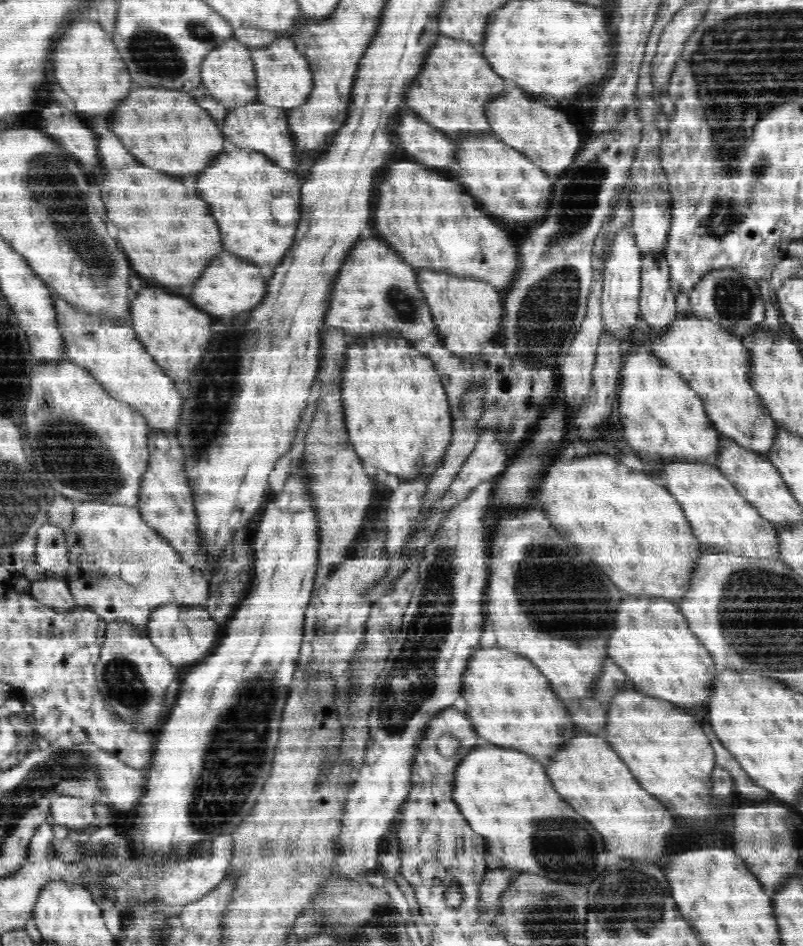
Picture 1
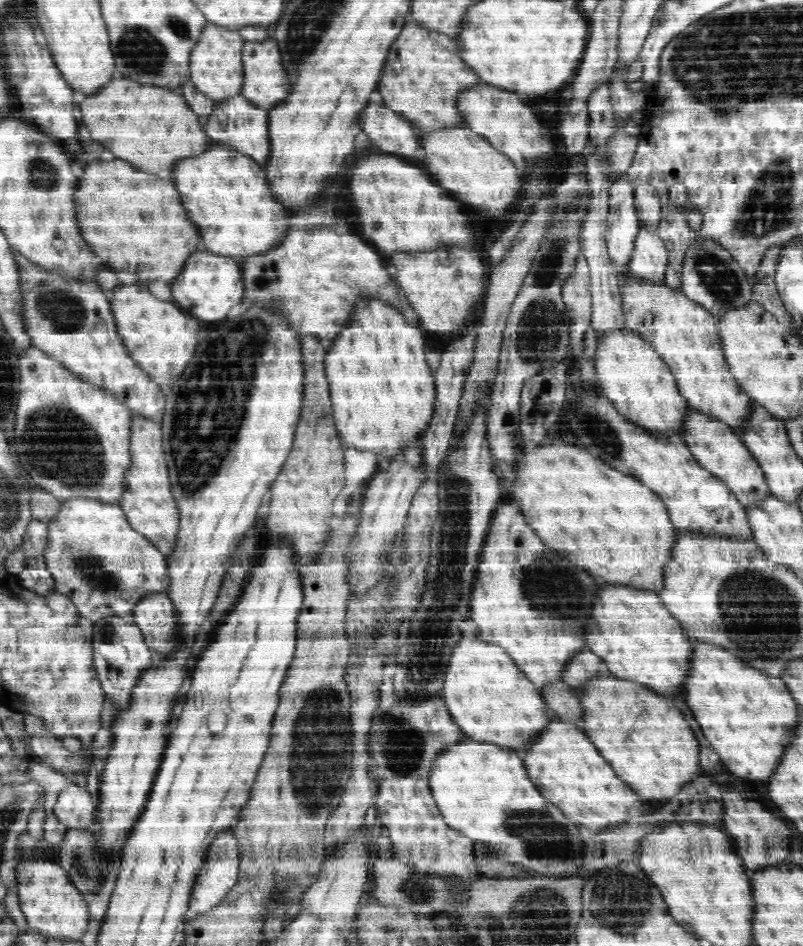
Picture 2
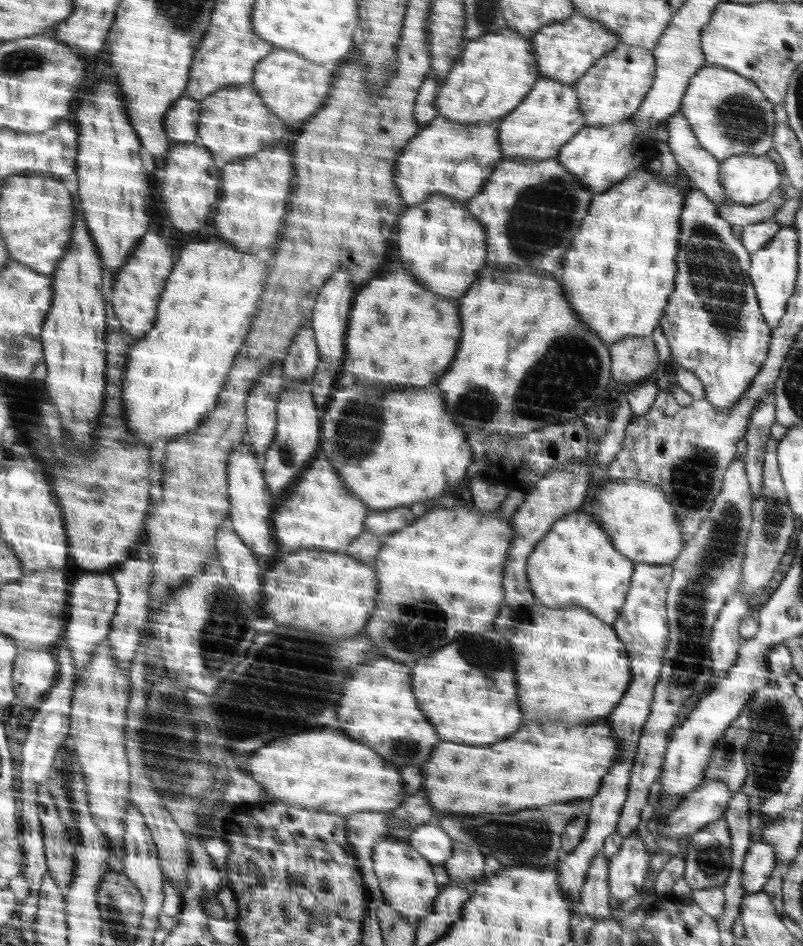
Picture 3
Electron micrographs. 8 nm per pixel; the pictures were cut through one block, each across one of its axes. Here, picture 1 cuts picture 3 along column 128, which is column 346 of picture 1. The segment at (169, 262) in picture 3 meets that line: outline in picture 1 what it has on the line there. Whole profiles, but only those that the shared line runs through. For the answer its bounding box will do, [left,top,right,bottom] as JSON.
[325,240,438,342]

